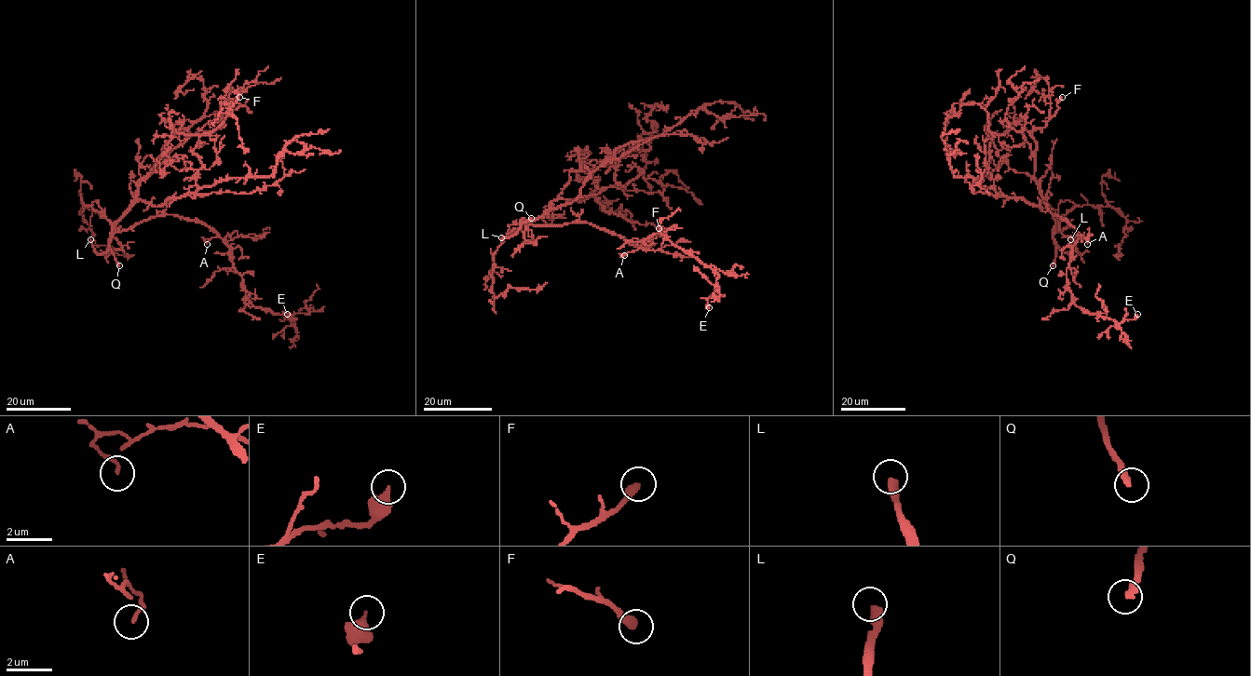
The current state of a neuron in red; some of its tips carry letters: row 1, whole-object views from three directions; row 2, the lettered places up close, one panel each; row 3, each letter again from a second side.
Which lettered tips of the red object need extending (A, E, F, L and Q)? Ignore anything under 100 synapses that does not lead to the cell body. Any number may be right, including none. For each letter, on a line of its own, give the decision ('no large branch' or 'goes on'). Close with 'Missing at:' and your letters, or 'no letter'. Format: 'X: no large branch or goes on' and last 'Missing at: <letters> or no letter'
A: no large branch
E: no large branch
F: no large branch
L: goes on
Q: goes on
Missing at: L, Q

